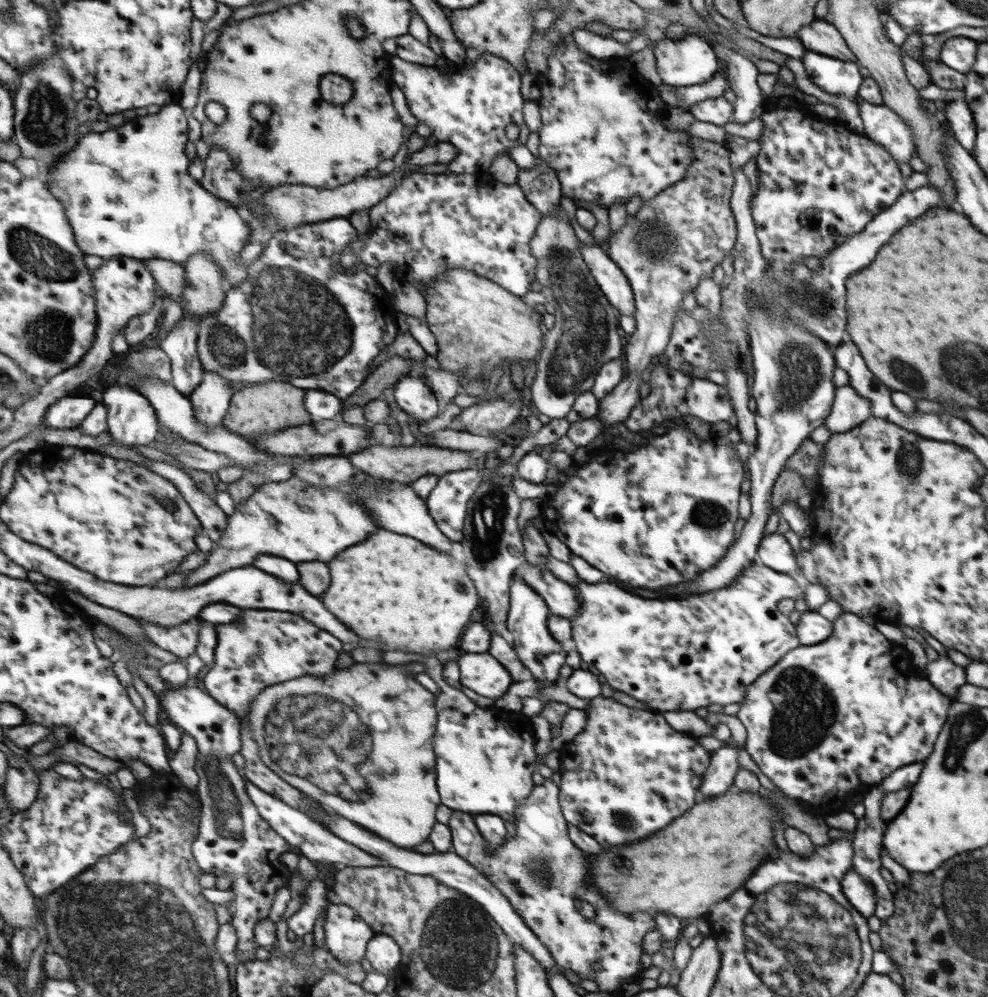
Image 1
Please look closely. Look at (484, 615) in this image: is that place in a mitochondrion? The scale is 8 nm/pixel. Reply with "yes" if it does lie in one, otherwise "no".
no

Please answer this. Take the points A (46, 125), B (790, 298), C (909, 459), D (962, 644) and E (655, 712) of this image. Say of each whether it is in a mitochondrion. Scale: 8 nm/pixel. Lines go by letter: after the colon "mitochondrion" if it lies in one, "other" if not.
A: mitochondrion
B: mitochondrion
C: mitochondrion
D: other
E: other

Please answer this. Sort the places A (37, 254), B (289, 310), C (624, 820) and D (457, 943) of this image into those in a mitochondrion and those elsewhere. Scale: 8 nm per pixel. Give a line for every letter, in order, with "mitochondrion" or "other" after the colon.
A: mitochondrion
B: mitochondrion
C: mitochondrion
D: mitochondrion

